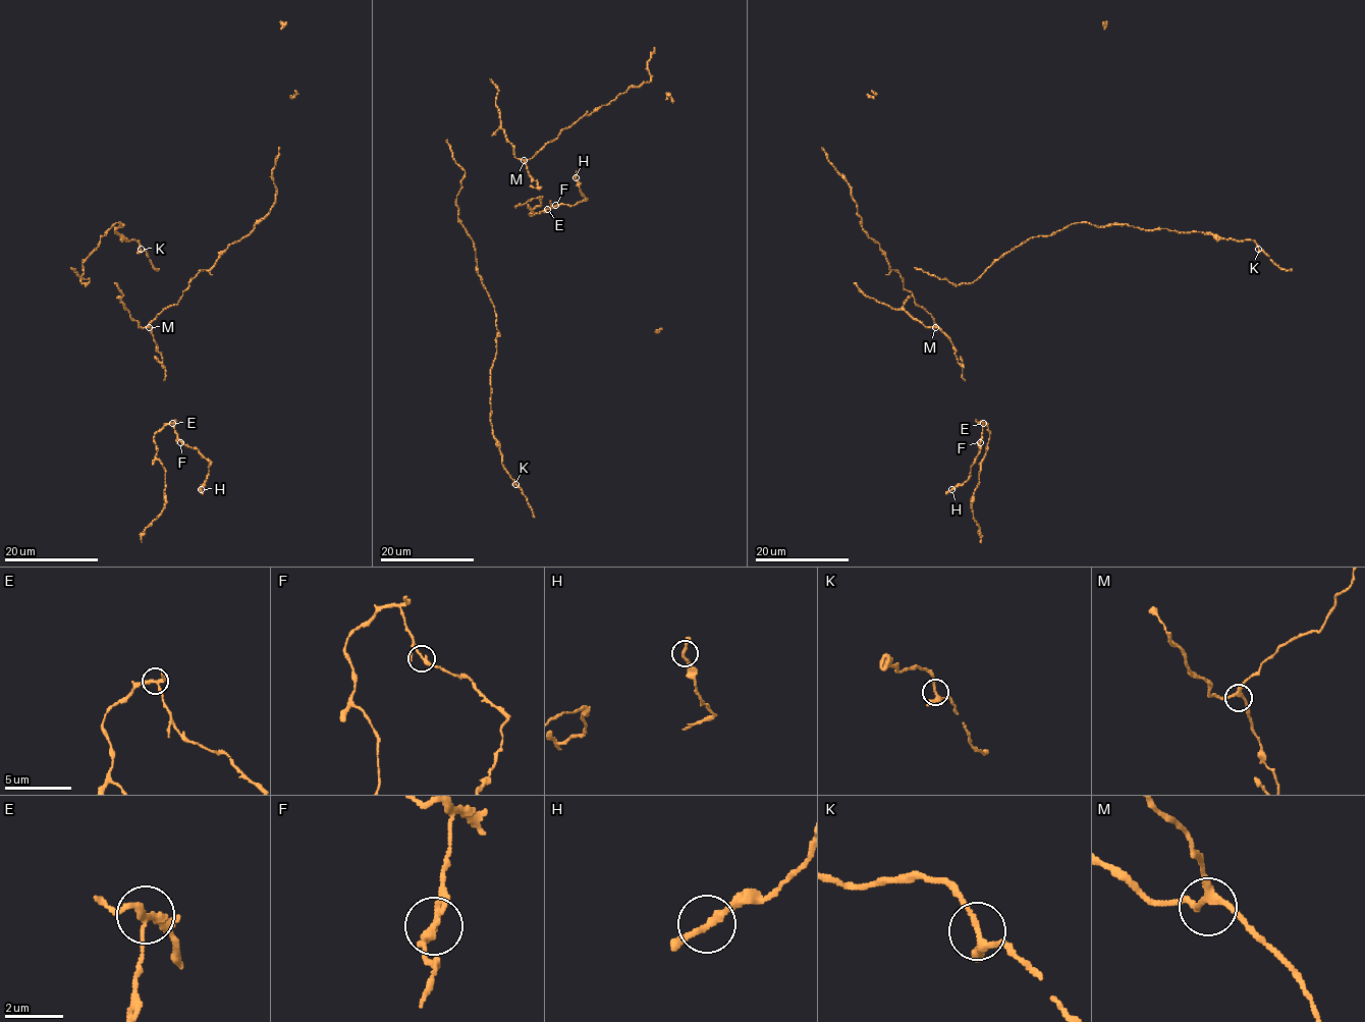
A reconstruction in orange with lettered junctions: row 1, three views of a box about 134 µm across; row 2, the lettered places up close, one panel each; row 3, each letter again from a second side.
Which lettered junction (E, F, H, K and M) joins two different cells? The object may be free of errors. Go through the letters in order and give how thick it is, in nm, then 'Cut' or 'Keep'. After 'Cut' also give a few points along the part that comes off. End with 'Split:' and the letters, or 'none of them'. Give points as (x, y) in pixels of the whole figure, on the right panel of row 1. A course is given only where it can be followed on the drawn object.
E: Thickness 220 nm. Cut. Course of the part to remove: (983, 423), (988, 428), (988, 438), (972, 509), (981, 536), (980, 542)
F: Thickness 240 nm. Keep
H: Thickness 220 nm. Keep
K: Thickness 200 nm. Keep
M: Thickness 200 nm. Keep
Split: E

